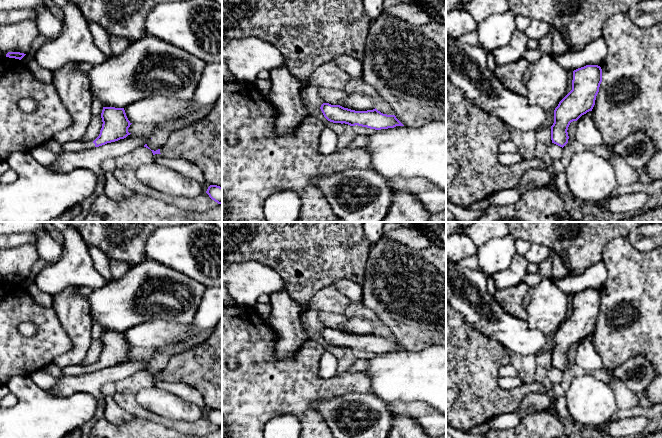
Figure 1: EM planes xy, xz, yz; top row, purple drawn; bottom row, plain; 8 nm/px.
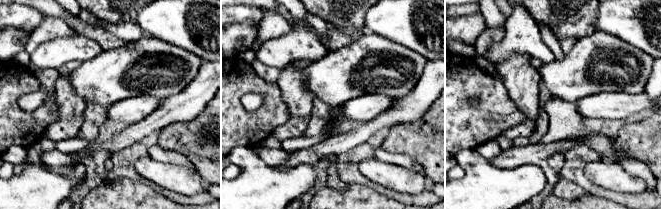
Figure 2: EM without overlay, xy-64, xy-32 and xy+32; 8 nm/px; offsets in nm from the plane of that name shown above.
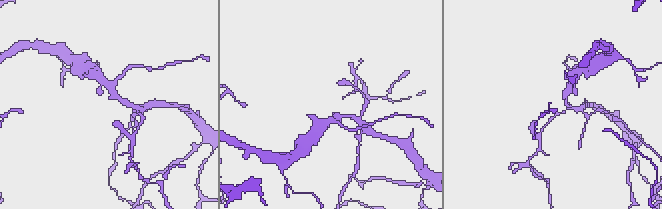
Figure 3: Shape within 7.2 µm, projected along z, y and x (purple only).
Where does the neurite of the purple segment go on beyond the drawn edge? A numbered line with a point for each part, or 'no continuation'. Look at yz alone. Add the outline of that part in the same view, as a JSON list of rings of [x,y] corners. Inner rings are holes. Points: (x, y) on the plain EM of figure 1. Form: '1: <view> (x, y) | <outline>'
no continuation

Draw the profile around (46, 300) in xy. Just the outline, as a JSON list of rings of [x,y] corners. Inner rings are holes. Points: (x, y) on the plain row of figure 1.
[[[31,283],[27,290],[37,304],[45,308],[53,307],[54,305],[53,296],[42,292],[40,289],[36,287],[34,283]]]

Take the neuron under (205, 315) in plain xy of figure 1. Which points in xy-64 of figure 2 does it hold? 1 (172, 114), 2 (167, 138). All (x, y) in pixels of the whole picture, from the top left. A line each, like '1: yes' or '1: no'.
1: yes
2: no

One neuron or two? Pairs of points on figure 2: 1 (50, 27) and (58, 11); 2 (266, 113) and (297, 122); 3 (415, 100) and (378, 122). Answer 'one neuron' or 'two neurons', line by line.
1: two neurons
2: two neurons
3: one neuron

